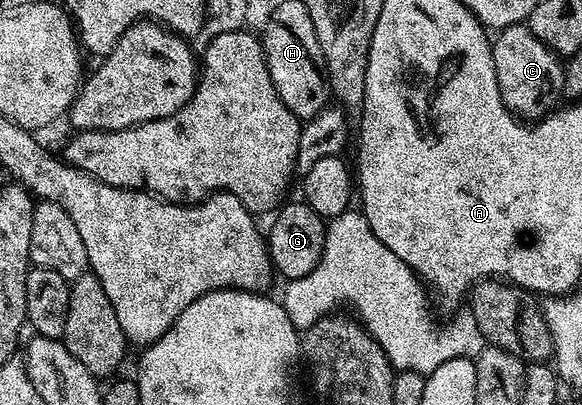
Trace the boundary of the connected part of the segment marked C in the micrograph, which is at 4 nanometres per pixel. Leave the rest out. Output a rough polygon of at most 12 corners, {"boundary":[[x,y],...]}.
{"boundary":[[527,24],[492,41],[502,103],[531,123],[564,97],[564,61]]}

